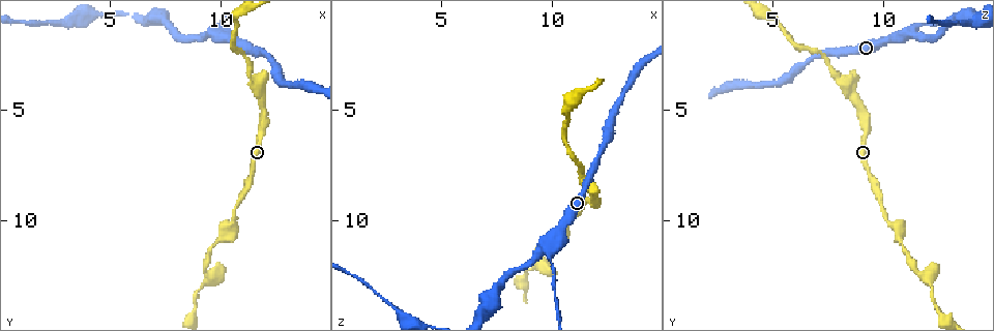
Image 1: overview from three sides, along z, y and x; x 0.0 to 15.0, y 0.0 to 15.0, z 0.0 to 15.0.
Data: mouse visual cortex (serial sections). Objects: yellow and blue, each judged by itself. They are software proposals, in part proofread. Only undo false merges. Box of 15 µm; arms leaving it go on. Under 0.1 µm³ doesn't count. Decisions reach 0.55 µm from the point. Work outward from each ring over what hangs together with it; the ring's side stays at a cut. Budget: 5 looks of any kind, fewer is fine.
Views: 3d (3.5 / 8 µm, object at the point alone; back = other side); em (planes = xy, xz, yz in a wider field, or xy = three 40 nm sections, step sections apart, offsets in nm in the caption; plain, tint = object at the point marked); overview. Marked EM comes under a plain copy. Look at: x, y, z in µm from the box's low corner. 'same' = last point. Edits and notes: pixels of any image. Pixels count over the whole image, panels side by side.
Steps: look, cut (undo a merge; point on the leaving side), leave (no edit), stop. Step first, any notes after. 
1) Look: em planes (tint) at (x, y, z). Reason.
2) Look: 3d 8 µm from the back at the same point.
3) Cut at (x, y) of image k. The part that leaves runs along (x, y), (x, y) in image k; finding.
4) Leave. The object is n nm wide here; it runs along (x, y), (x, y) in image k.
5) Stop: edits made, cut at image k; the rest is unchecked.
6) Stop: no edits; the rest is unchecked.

Look: 3d 3.5 µm at (9.9, 1.0, 11.9).

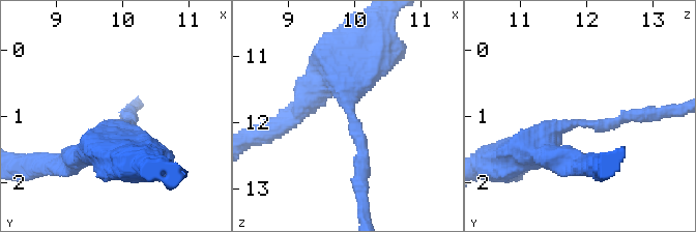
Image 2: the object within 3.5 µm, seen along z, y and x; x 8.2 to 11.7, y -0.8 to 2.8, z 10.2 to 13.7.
Look: em xy step 1 (tint) at (9.95, 1.15, 11.95). The arms are 200, 500 nm wide; now the EM.

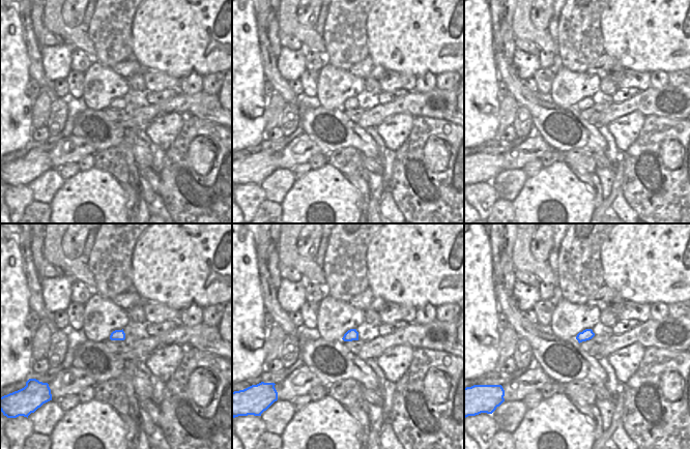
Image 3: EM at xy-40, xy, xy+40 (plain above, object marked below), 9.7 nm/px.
Leave. It runs along (526, 149), (569, 124), (648, 114) in image 2; one cell here.

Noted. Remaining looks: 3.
Look: 3d 8 µm at (9.5, 12.6, 12.0). Arms part here.

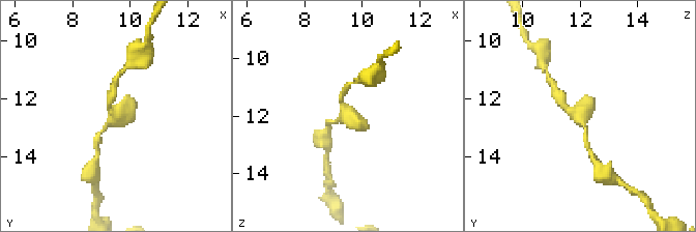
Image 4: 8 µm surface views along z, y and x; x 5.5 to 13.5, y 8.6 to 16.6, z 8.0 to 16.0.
Look: 3d 3.5 µm at (9.4, 12.6, 12.0).

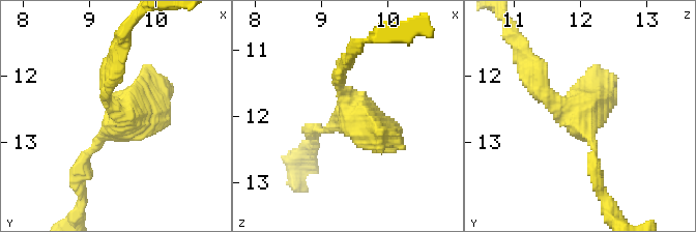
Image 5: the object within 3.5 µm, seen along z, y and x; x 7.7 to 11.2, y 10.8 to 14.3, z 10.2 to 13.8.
Look: em xy step 2 (tint) at (9.50, 12.65, 12.00).

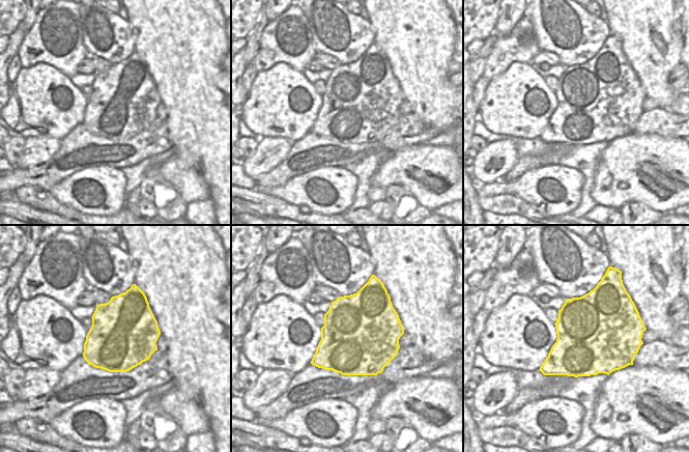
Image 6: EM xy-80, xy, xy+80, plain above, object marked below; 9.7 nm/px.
Leave. It runs along (530, 81), (586, 128), (595, 170) in image 5; one cell here.

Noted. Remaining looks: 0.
Stop: no edits; the rest is unchecked.

